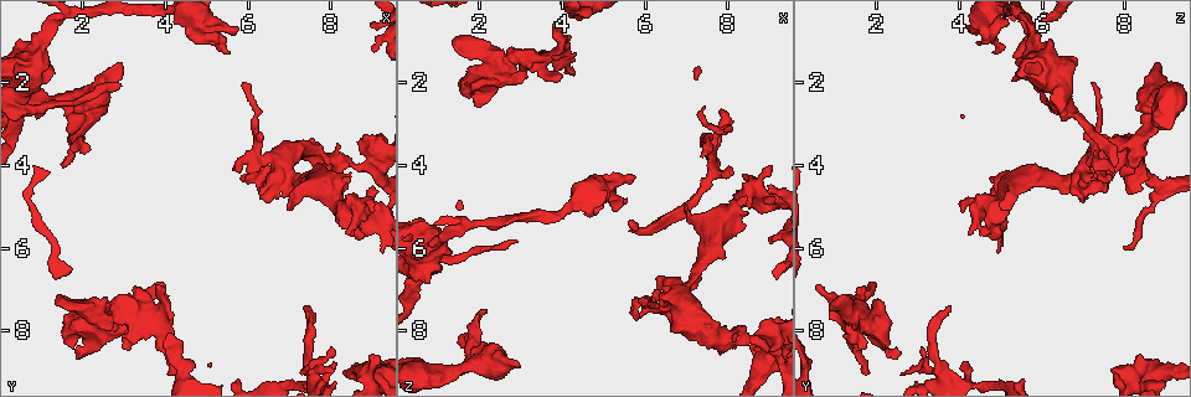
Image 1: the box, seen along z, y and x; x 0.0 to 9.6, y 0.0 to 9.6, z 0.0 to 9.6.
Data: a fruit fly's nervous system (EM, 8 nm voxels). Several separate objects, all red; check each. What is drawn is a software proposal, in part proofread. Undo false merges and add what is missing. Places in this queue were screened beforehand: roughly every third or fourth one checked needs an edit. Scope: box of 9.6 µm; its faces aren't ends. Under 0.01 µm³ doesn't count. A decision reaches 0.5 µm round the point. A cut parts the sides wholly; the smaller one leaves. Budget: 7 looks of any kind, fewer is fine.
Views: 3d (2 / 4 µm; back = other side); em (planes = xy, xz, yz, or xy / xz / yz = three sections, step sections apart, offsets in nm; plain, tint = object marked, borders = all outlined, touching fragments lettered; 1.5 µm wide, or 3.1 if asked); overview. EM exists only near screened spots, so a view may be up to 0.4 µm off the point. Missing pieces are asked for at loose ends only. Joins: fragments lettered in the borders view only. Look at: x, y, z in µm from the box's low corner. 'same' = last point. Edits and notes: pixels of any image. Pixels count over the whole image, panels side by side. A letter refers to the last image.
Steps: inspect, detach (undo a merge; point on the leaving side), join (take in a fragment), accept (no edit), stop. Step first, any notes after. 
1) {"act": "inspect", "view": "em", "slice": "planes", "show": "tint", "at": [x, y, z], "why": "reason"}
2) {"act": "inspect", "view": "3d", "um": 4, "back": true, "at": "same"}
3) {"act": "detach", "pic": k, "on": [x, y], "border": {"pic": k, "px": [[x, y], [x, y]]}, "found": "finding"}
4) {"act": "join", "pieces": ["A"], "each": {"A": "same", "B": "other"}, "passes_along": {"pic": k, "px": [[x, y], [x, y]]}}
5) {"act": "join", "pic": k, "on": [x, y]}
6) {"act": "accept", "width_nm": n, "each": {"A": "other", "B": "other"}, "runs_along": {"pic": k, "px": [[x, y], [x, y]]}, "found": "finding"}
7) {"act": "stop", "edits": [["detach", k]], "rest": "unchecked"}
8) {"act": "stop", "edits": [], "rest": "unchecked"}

{"act": "inspect", "view": "em", "slice": "xz", "step": 4, "show": "tint", "at": [3.85, 7.55, 1.15]}

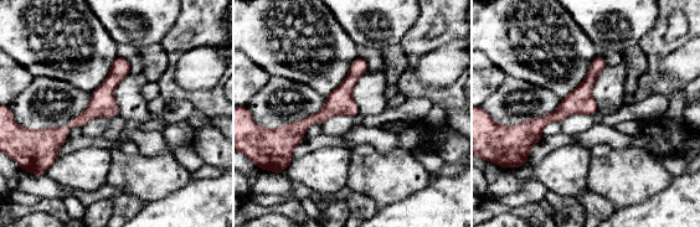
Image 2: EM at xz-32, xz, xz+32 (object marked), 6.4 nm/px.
{"act": "inspect", "view": "em", "slice": "planes", "show": "tint", "at": "same", "why": "cut it another way"}

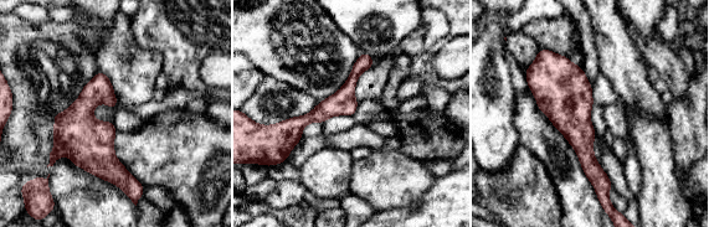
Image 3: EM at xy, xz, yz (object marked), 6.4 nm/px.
{"act": "inspect", "view": "em", "slice": "planes", "show": "borders", "at": "same"}

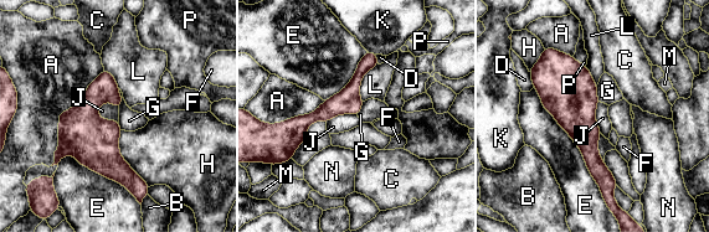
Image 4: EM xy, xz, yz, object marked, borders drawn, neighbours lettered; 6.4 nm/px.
{"act": "accept", "each": {"A": "other", "B": "other", "C": "other", "D": "other", "E": "other", "F": "other", "G": "other", "H": "other", "J": "other", "K": "other", "L": "other", "M": "other", "N": "other", "P": "other"}, "runs_along": {"pic": 4, "px": [[549, 52], [606, 180]]}, "found": "all the same cell"}

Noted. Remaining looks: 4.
{"act": "inspect", "view": "em", "slice": "planes", "show": "borders", "at": [1.40, 7.25, 1.15], "why": "stops while still wide"}

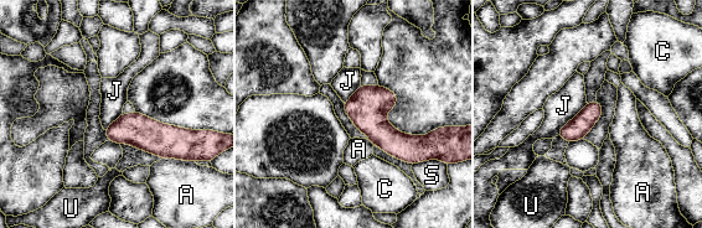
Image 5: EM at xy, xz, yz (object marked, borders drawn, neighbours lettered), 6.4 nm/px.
{"act": "accept", "each": {"A": "other", "C": "other", "J": "other", "S": "other", "U": "other"}, "border": {"pic": 5, "px": [[587, 103], [556, 135]]}, "found": "none of them fits"}

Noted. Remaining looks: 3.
{"act": "inspect", "view": "3d", "um": 4, "back": true, "at": [7.05, 4.95, 5.00], "why": "branch stops here"}

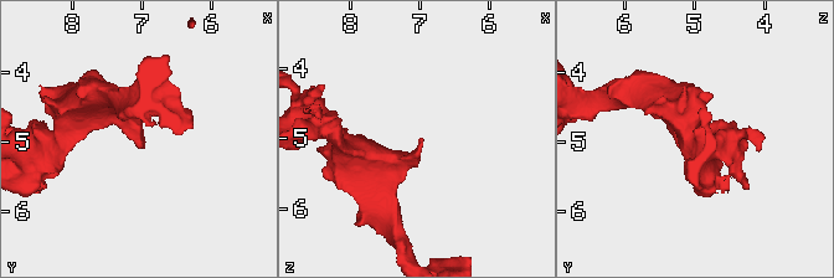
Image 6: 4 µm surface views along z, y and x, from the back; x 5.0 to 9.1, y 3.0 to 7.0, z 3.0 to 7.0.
{"act": "inspect", "view": "em", "slice": "yz", "step": 8, "show": "borders", "at": [7.00, 5.00, 4.95]}

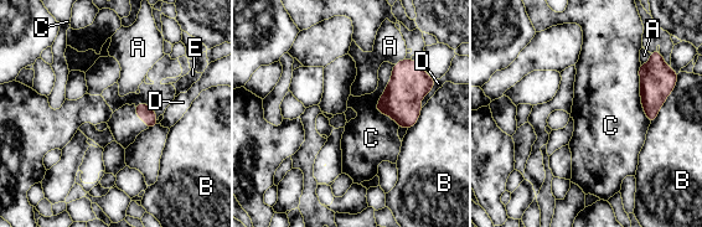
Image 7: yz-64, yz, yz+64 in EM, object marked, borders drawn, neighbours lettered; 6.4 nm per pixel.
{"act": "accept", "longest_contact_nm": ["C", 400], "each": {"A": "other", "B": "other", "C": "other", "D": "other", "E": "other"}, "found": "none of them fits"}

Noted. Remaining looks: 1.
{"act": "stop", "edits": [], "rest": "unchecked"}

